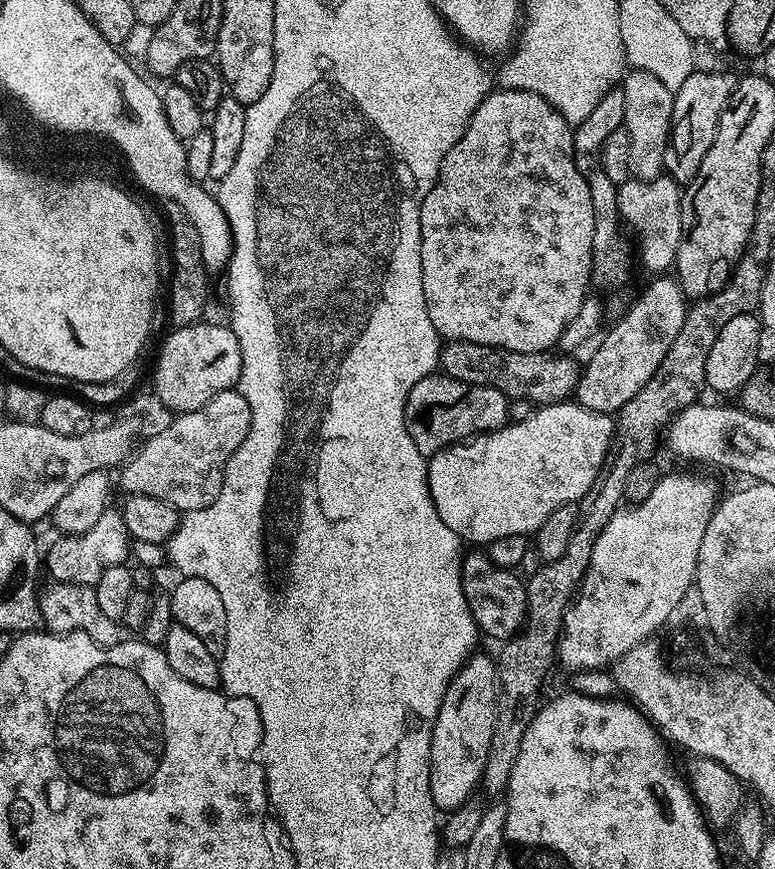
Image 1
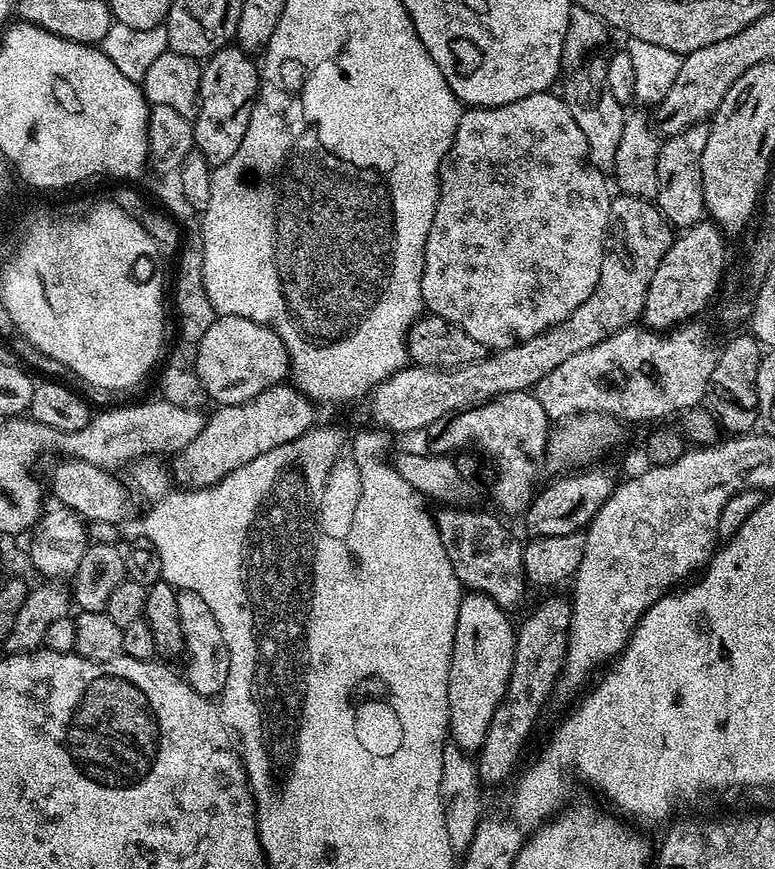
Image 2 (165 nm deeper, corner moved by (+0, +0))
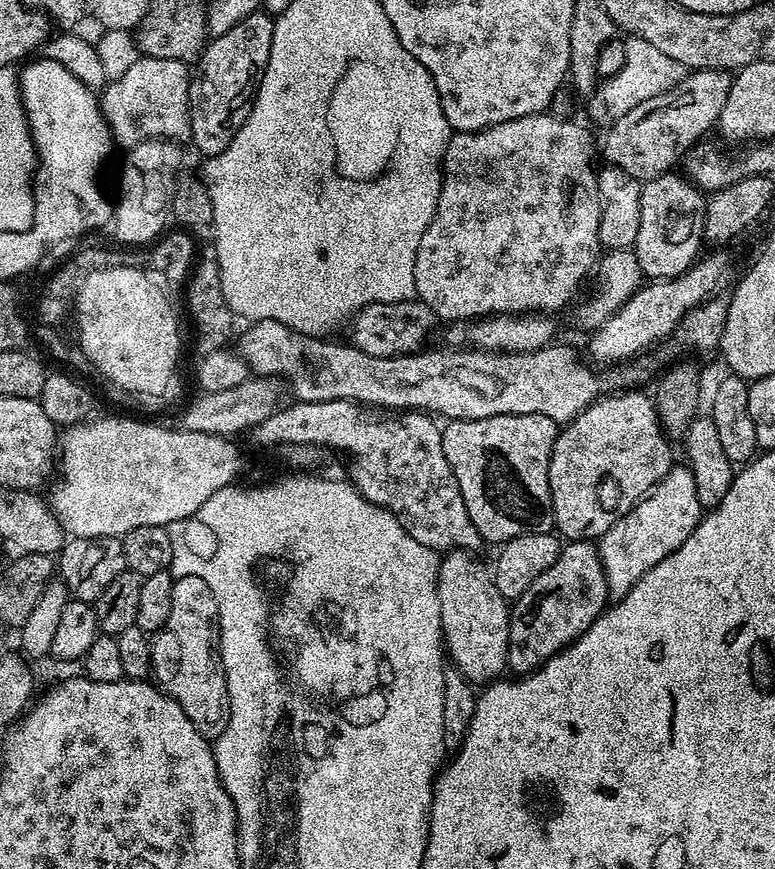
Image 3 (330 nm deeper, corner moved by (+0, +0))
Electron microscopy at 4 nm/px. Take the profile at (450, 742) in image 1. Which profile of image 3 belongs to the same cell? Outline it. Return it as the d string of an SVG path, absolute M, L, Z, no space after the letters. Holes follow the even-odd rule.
M453 550L440 561L438 570L438 606L440 621L444 631L444 646L451 663L467 680L473 682L492 682L508 668L508 617L510 604L498 594L498 586L492 577L492 569L480 561L479 555L471 552Z

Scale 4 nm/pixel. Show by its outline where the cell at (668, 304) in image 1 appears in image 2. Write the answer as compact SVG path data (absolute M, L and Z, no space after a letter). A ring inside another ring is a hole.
M707 218L683 229L673 239L670 250L666 250L666 254L662 254L662 262L658 262L658 270L654 270L654 278L650 278L643 327L653 332L667 332L699 317L696 315L715 298L720 279L724 276L724 240L725 233Z

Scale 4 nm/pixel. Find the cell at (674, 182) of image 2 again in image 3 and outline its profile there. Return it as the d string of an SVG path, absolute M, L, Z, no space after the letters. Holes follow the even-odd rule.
M664 172L653 180L643 181L640 190L642 218L638 218L638 238L634 251L638 266L649 281L673 280L696 263L704 238L705 193L687 175Z

